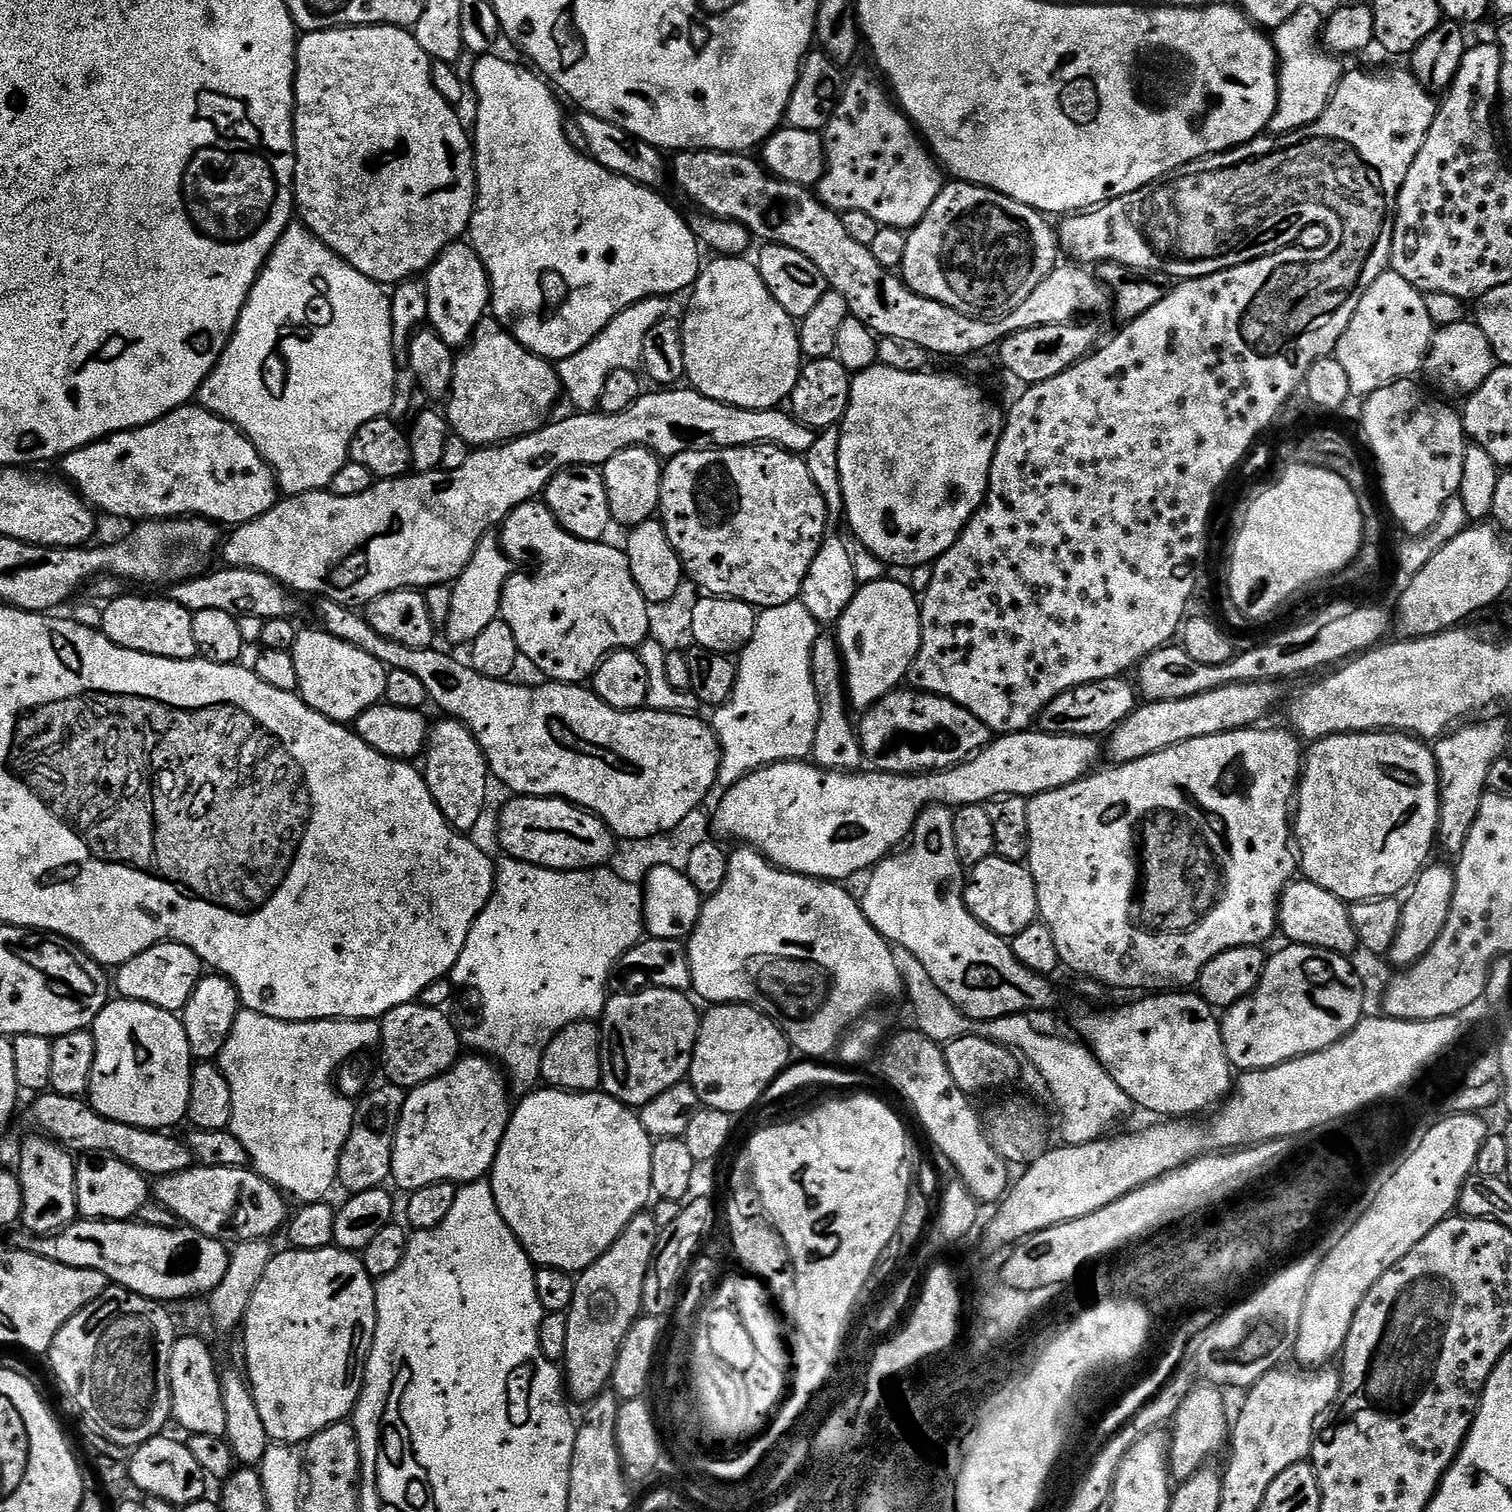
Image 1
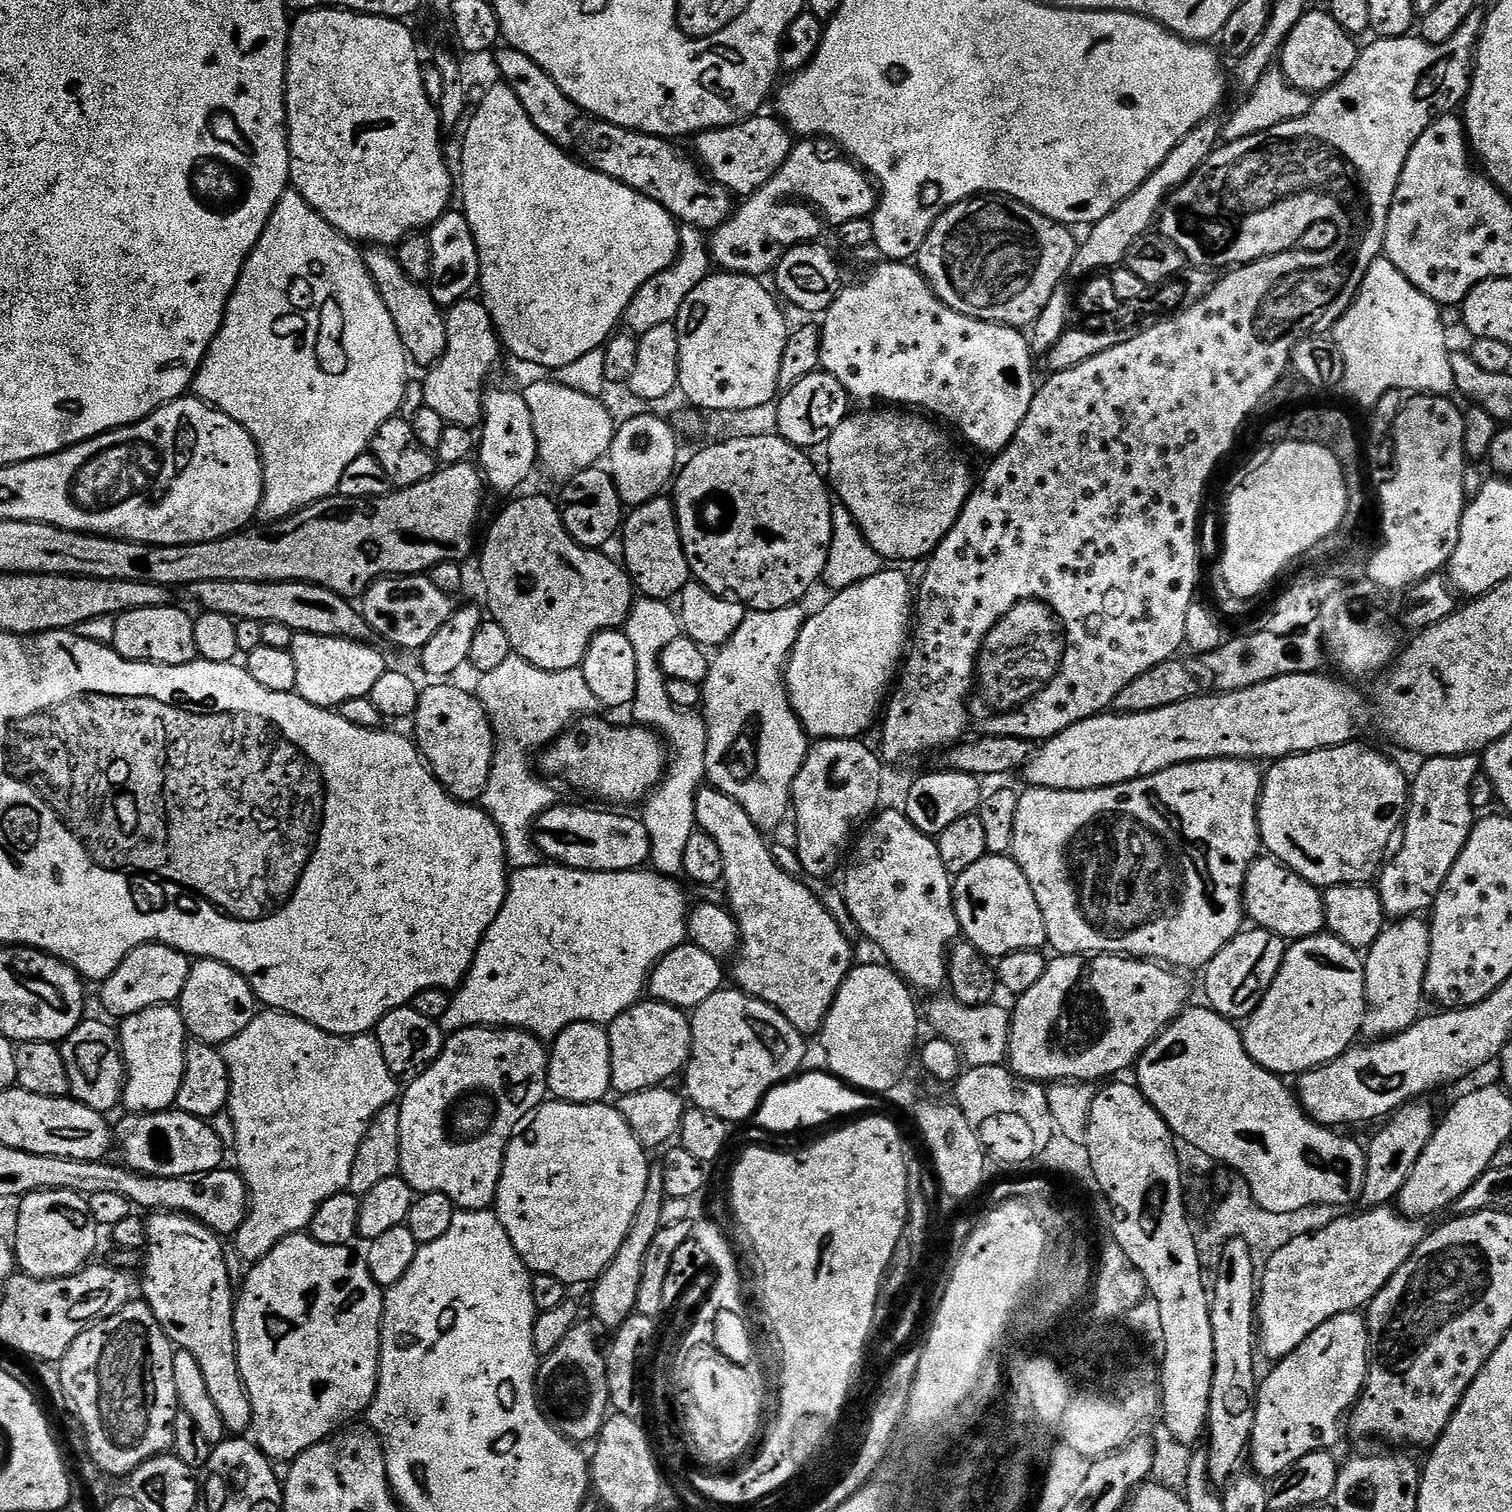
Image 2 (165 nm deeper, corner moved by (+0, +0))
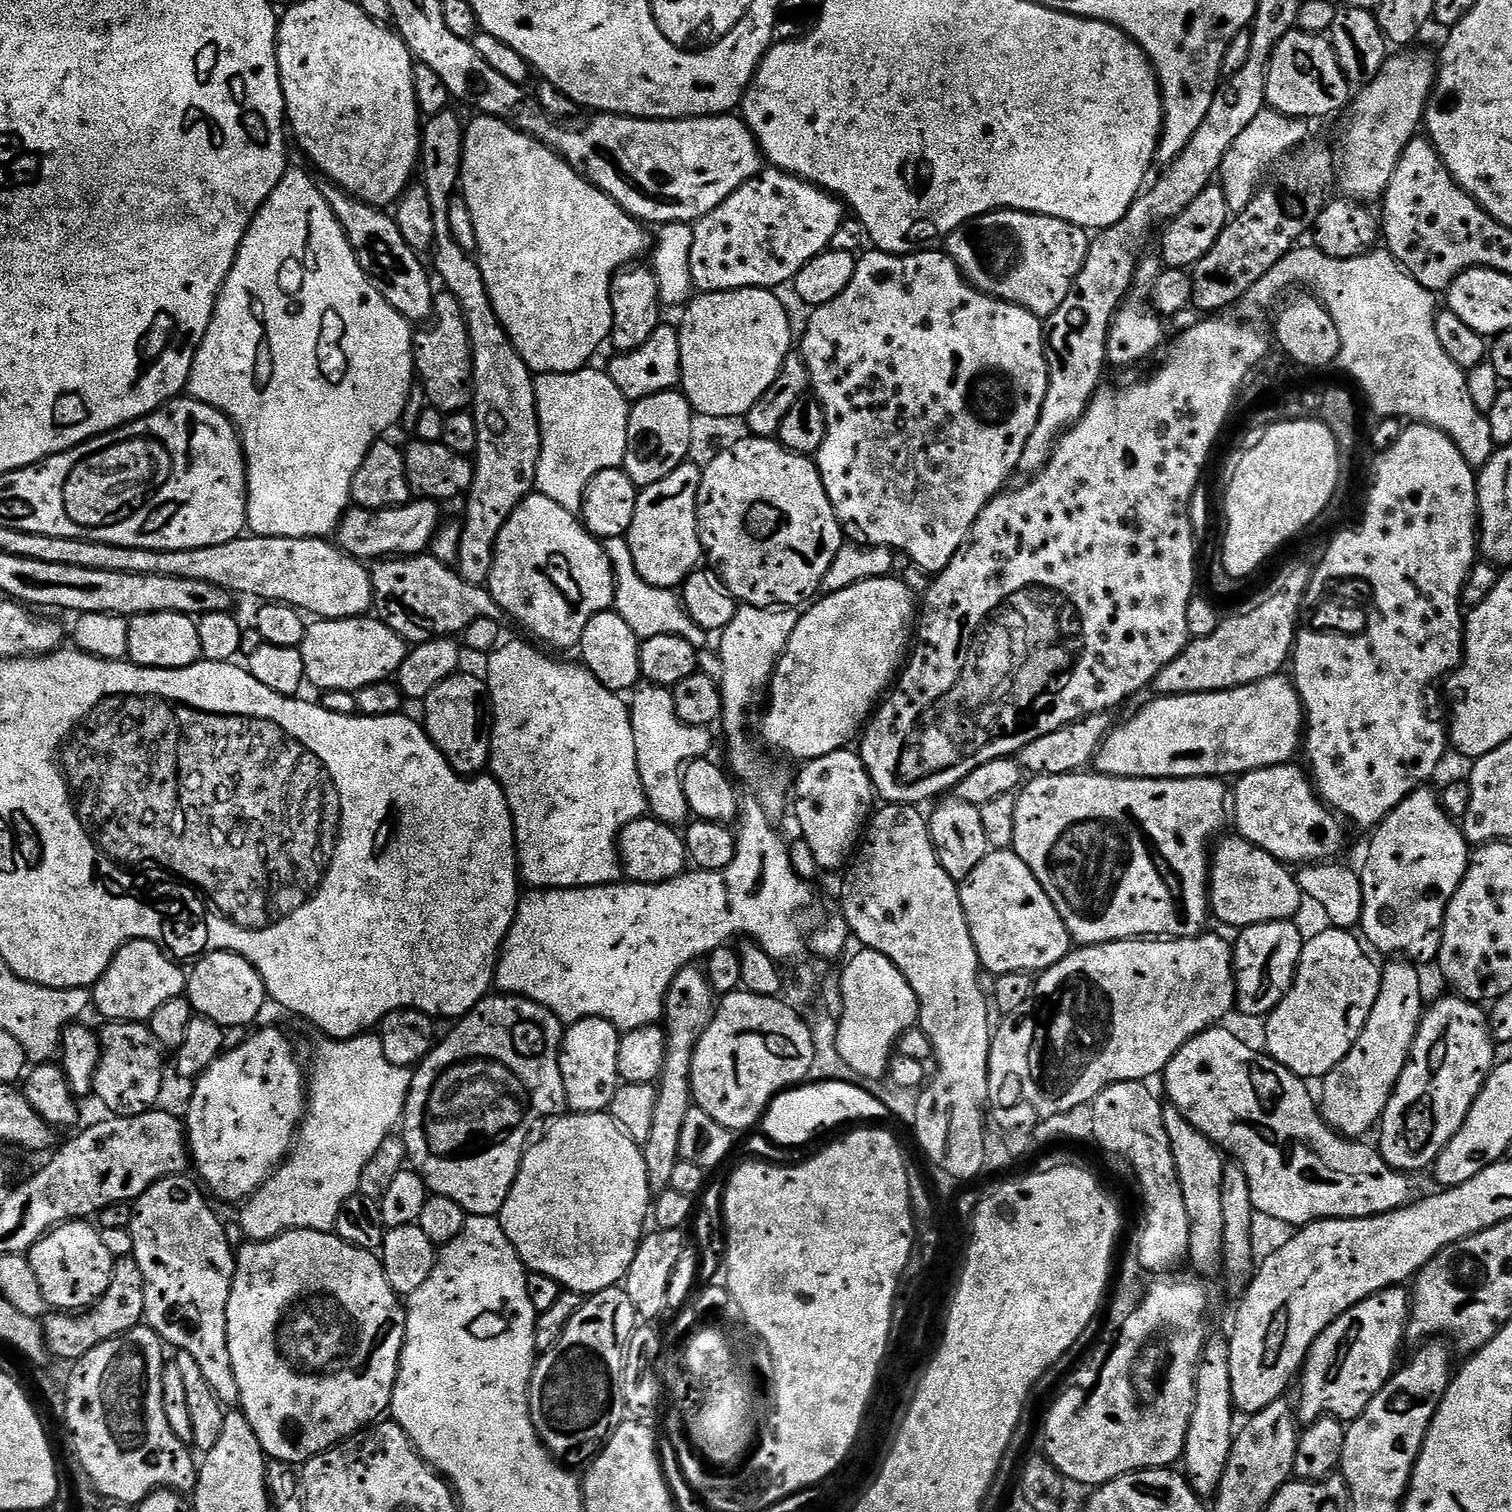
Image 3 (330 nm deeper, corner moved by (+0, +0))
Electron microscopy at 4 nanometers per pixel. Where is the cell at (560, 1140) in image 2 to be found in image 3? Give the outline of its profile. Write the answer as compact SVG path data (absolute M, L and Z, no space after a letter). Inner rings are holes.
M578 1112L575 1114L564 1114L559 1118L553 1119L548 1128L548 1133L525 1151L520 1169L516 1175L514 1186L506 1198L499 1214L499 1222L502 1230L506 1230L506 1238L518 1250L522 1258L524 1267L529 1272L546 1274L546 1278L554 1278L554 1282L560 1284L561 1289L578 1292L581 1297L587 1298L593 1296L595 1292L601 1292L607 1288L615 1288L624 1279L624 1275L630 1270L630 1262L634 1262L634 1254L638 1254L640 1241L646 1235L646 1227L650 1220L650 1205L653 1203L654 1194L648 1185L646 1178L646 1162L644 1161L644 1150L639 1144L626 1135L623 1130L616 1125L614 1118L607 1112Z

